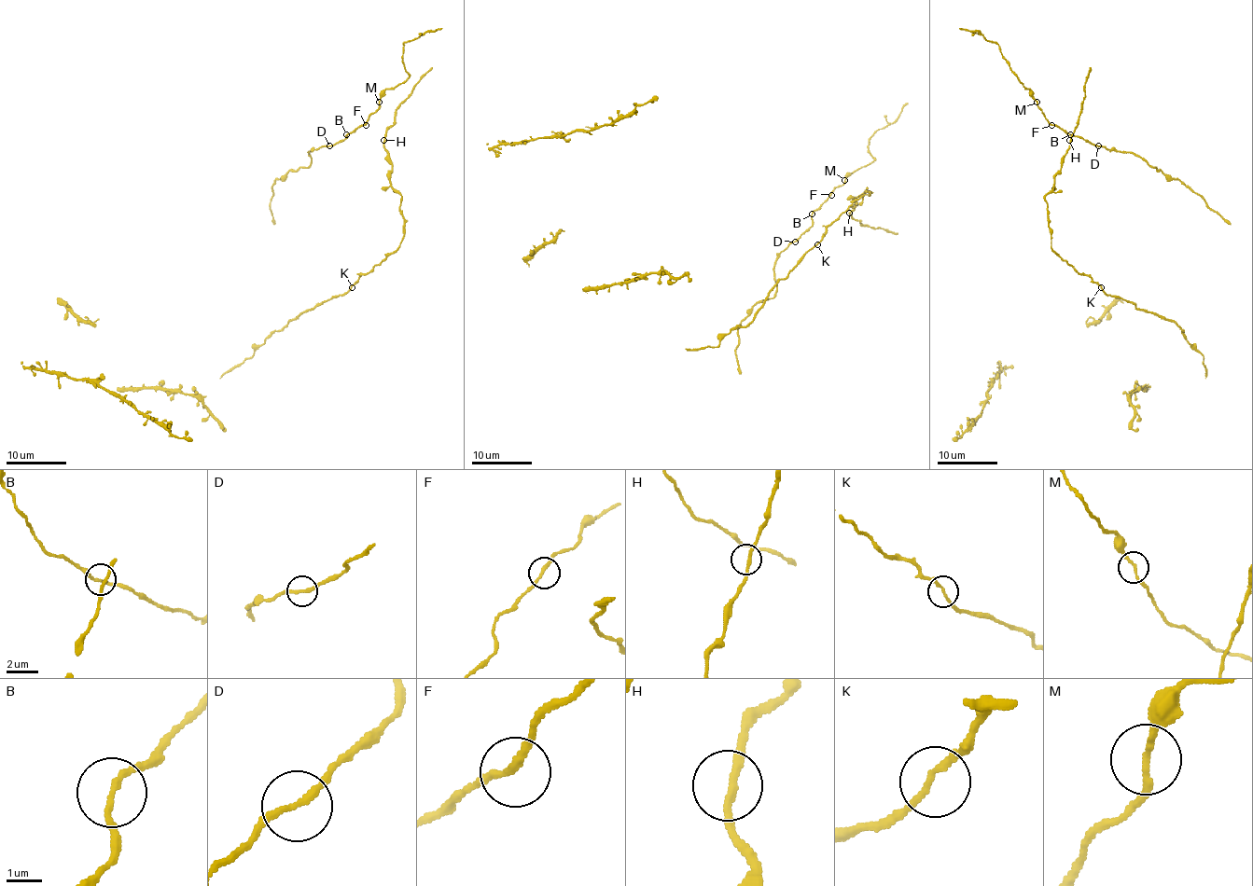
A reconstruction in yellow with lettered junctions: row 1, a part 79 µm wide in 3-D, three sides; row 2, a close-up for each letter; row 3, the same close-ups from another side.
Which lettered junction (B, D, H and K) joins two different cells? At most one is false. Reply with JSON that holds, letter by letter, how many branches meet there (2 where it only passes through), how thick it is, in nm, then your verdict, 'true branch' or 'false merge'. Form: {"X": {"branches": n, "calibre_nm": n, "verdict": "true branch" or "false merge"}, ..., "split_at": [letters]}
{"B": {"branches": 2, "calibre_nm": 160, "verdict": "true branch"}, "D": {"branches": 2, "calibre_nm": 200, "verdict": "true branch"}, "H": {"branches": 2, "calibre_nm": 200, "verdict": "true branch"}, "K": {"branches": 2, "calibre_nm": 170, "verdict": "true branch"}, "split_at": []}

